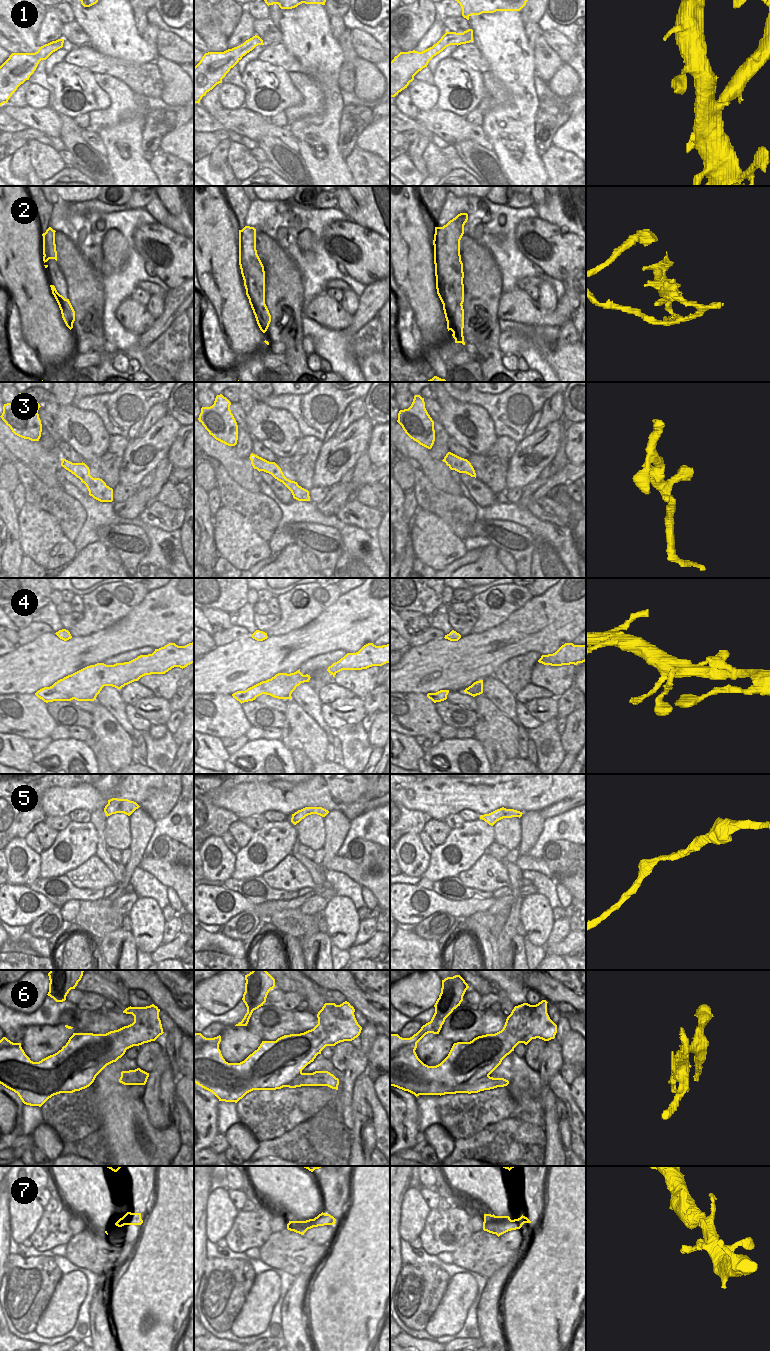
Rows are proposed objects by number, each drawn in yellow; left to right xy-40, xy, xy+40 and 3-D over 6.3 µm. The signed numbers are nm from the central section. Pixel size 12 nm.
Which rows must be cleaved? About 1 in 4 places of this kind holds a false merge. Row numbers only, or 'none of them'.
2

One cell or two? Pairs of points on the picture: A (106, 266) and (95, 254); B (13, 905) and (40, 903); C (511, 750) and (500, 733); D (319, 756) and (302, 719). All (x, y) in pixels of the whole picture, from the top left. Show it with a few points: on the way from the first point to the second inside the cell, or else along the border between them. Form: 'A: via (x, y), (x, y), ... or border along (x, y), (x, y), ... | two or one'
A: border along (102, 237), (101, 272), (103, 274), (117, 273) | two
B: via (20, 905), (30, 905), (35, 910) | one
C: via (509, 746), (509, 742), (504, 737) | one
D: via (315, 747), (313, 741), (302, 728) | one

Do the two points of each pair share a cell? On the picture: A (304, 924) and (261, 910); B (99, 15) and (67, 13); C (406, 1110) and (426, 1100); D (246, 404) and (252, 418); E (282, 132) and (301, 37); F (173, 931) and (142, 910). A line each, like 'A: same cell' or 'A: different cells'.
A: different cells
B: different cells
C: different cells
D: different cells
E: different cells
F: different cells

